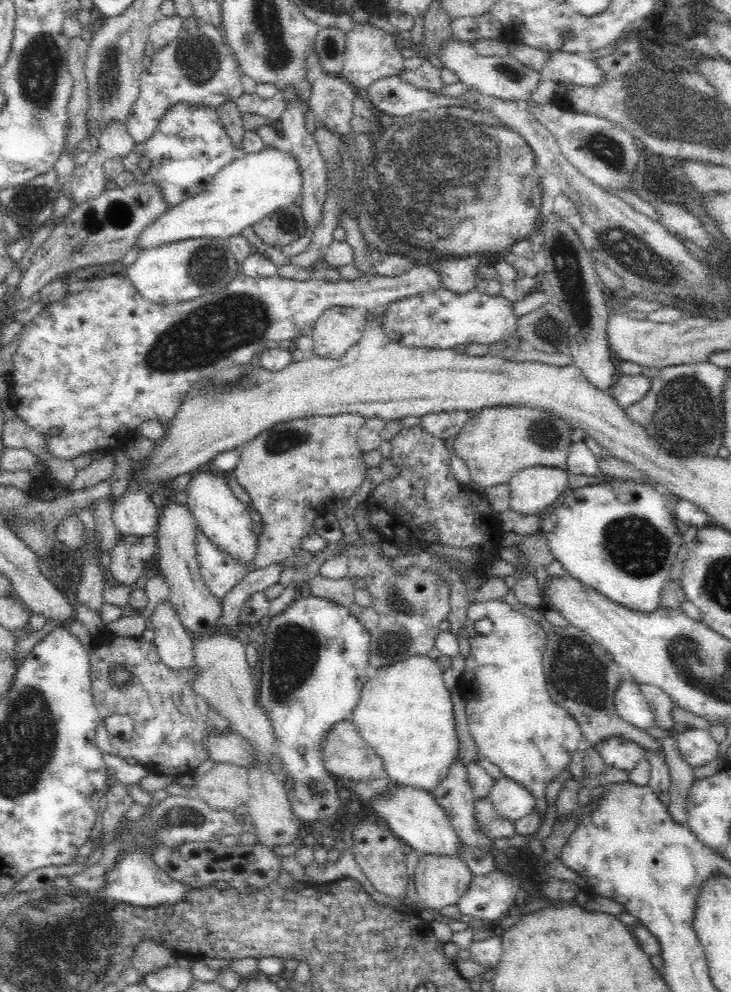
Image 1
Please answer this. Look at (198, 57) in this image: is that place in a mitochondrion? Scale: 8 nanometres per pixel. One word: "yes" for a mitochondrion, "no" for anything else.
yes

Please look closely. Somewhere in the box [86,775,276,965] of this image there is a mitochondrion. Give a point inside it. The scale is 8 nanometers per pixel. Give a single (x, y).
(179, 817)

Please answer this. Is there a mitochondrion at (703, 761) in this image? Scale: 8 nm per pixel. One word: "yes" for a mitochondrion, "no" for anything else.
no

